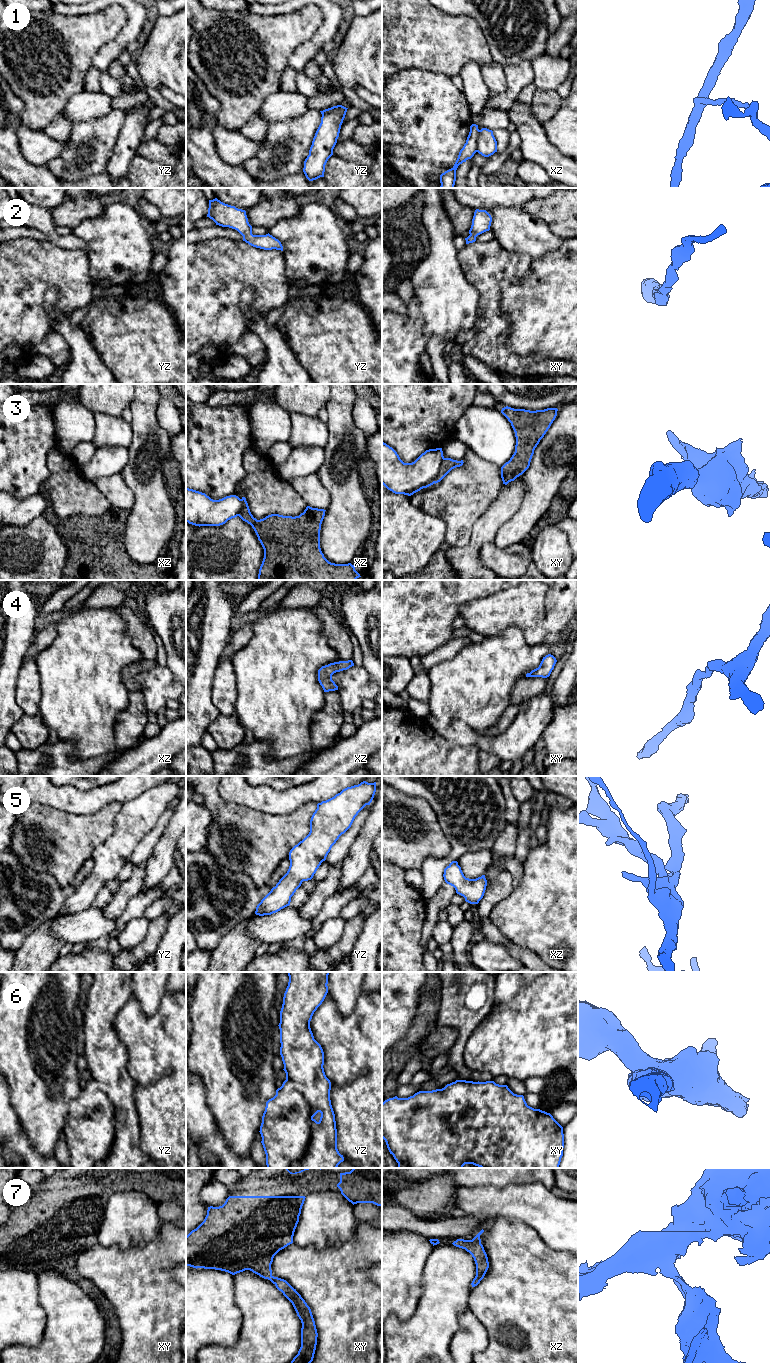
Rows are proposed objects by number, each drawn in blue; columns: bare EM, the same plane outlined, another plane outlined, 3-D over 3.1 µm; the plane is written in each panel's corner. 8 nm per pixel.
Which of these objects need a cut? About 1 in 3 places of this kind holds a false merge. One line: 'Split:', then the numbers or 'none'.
Split: 1, 3, 6

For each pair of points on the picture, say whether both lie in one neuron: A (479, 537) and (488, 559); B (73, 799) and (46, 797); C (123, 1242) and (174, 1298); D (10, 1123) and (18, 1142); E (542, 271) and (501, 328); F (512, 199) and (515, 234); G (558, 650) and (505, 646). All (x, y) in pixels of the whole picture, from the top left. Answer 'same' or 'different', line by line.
A: different
B: same
C: different
D: same
E: different
F: different
G: different

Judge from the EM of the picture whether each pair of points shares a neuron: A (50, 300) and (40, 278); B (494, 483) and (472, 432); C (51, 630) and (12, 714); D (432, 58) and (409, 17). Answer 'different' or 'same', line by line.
A: different
B: different
C: different
D: same

